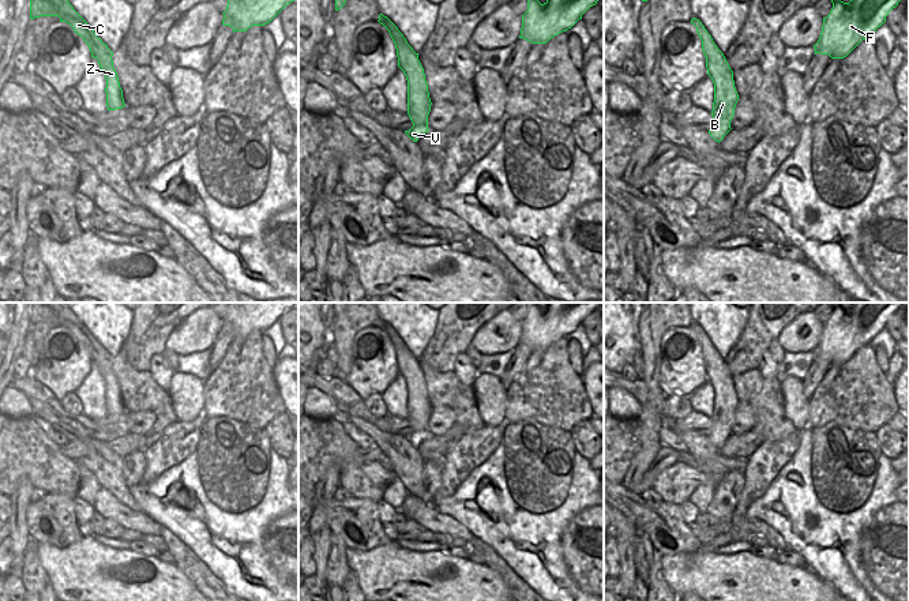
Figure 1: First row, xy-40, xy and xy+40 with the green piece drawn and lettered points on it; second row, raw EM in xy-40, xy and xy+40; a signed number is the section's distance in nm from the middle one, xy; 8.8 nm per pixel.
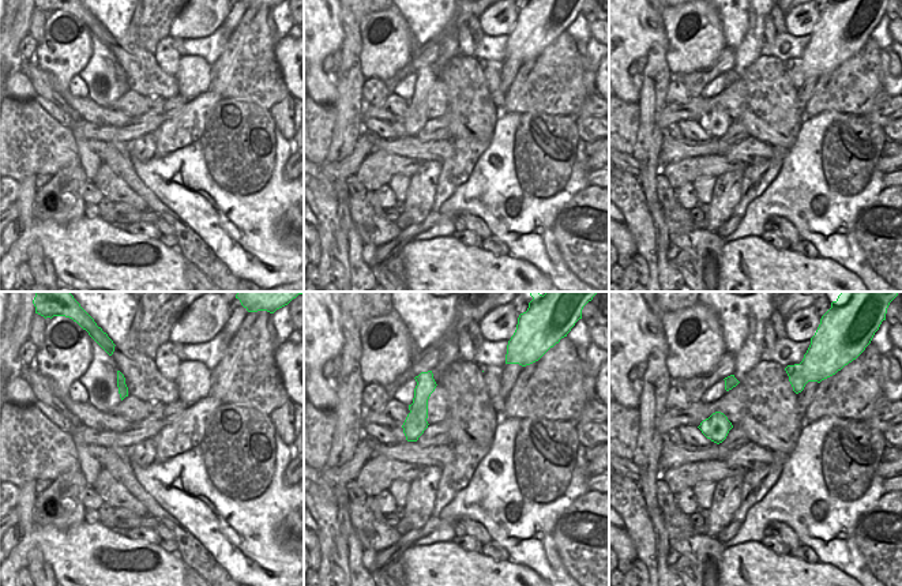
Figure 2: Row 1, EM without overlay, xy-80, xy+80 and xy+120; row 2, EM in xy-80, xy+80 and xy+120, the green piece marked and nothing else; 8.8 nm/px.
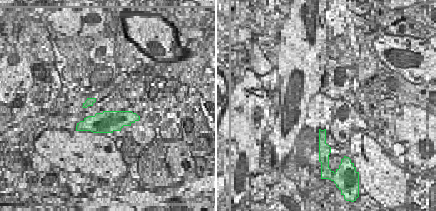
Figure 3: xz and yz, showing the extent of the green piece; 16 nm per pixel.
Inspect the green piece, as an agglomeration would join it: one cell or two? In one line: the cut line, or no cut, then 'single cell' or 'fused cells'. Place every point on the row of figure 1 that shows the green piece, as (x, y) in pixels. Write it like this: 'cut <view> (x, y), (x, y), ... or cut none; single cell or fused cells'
cut xy+40 (712, 113), (729, 130); fused cells

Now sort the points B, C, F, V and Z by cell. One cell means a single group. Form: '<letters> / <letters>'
B C Z / F V

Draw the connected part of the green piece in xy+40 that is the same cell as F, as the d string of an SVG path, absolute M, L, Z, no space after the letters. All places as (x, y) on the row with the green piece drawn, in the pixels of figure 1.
M831 0L833 8L823 18L822 33L814 45L815 55L846 57L863 40L869 38L886 22L901 0Z

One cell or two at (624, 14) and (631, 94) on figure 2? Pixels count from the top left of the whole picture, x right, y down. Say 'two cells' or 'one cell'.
one cell

